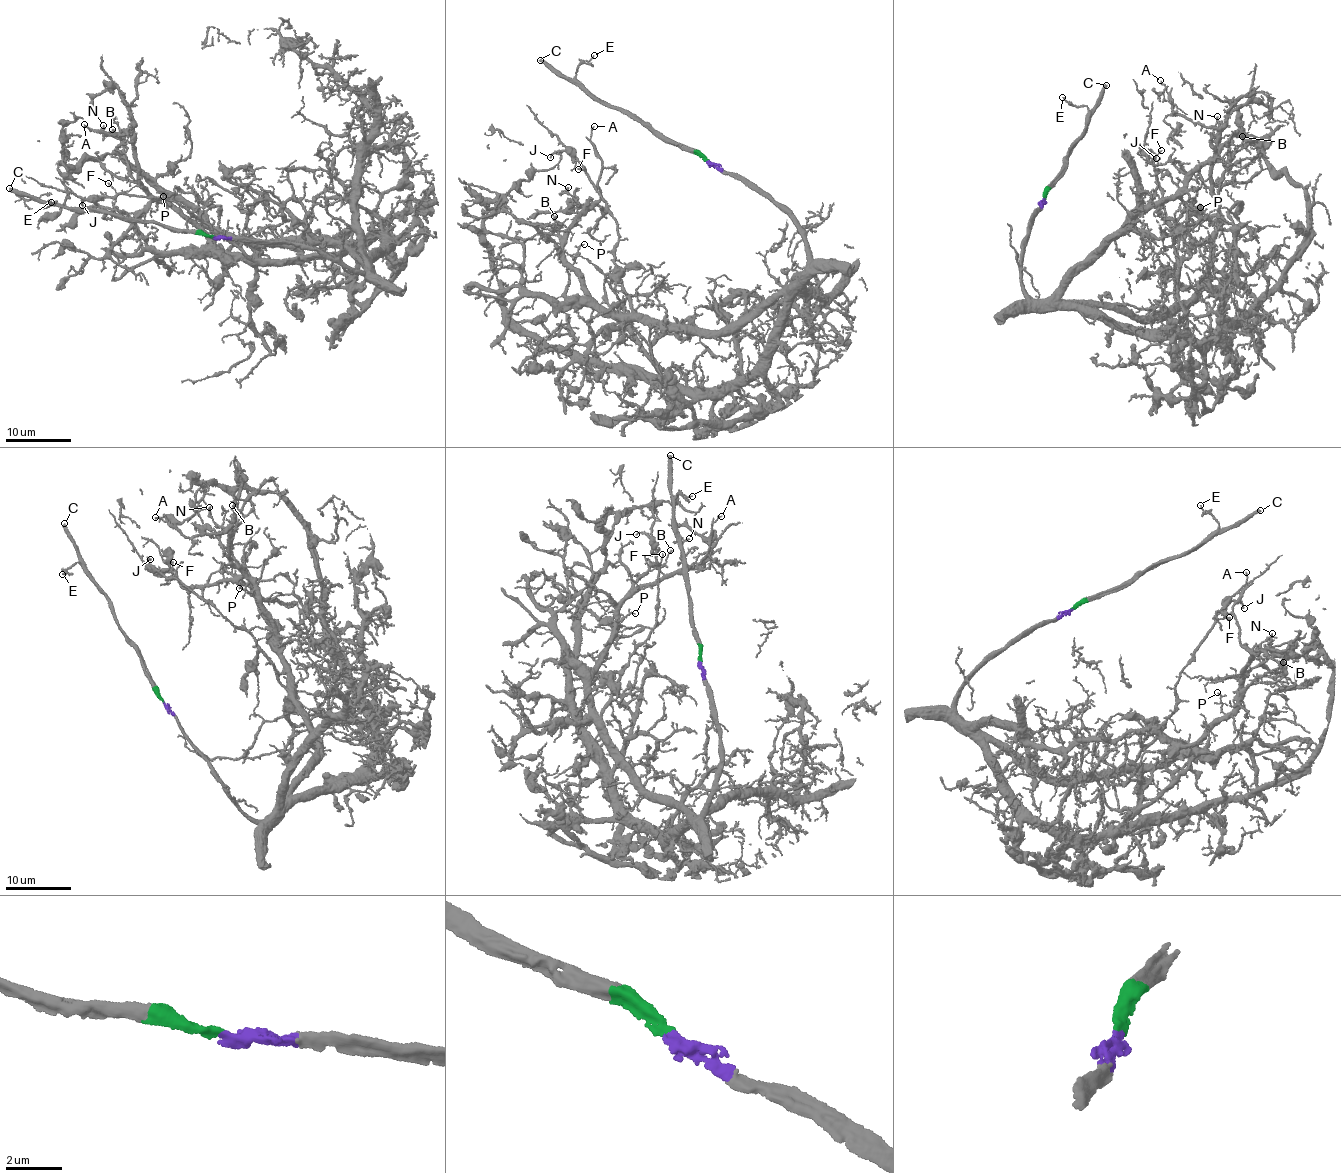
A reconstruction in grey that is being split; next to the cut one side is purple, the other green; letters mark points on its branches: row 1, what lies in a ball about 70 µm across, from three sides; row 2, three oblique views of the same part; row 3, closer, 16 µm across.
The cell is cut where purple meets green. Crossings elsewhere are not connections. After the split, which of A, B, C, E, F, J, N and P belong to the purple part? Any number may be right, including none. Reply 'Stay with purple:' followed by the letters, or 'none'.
Stay with purple: A, B, F, J, N, P

